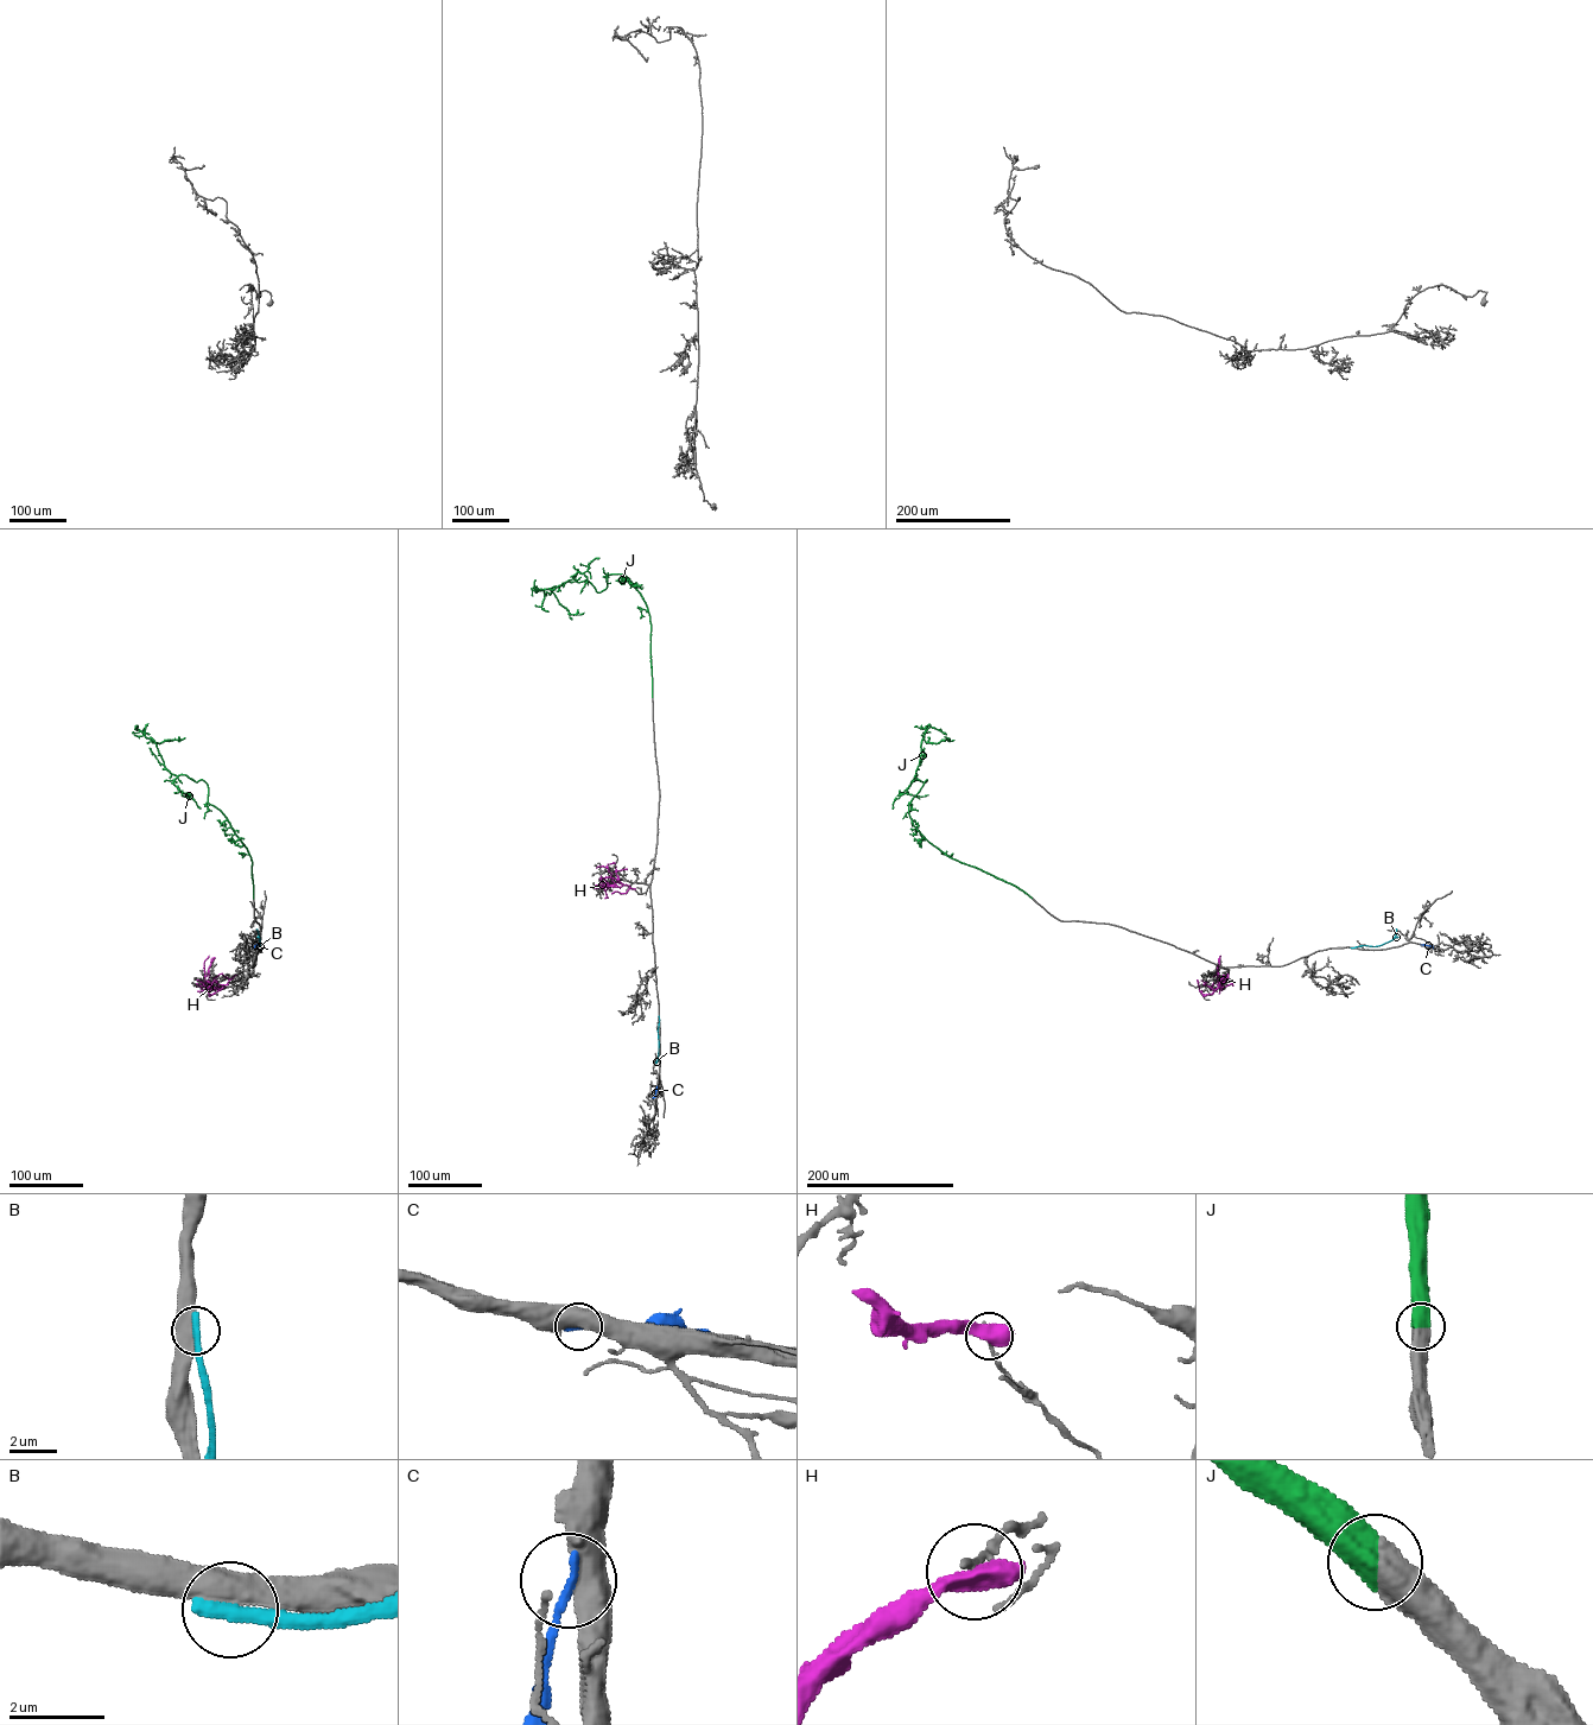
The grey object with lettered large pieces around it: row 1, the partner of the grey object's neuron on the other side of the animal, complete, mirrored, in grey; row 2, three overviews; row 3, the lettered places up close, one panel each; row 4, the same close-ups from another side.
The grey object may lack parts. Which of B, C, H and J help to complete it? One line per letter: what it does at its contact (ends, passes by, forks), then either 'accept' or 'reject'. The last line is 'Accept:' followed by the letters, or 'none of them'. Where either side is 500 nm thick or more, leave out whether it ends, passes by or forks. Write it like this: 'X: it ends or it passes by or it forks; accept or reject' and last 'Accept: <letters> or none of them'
B: reject
C: reject
H: reject
J: accept
Accept: J

